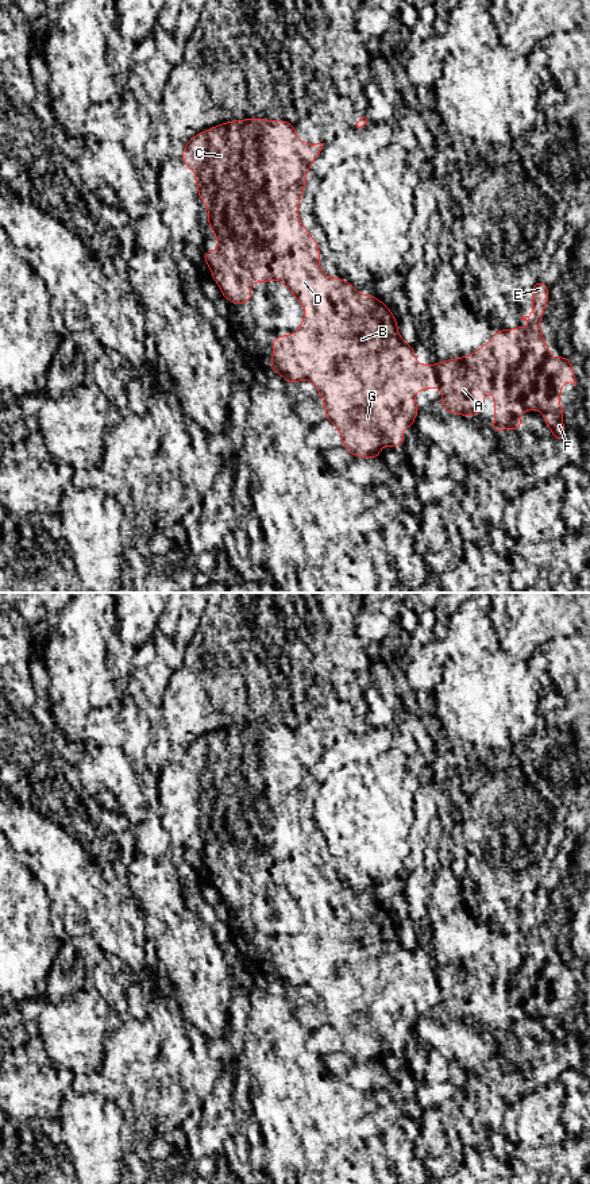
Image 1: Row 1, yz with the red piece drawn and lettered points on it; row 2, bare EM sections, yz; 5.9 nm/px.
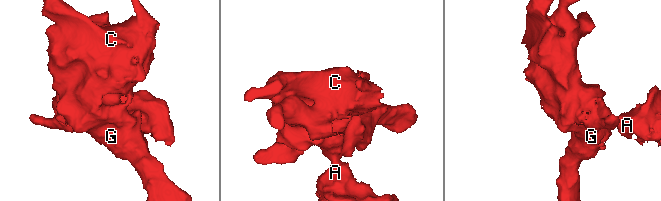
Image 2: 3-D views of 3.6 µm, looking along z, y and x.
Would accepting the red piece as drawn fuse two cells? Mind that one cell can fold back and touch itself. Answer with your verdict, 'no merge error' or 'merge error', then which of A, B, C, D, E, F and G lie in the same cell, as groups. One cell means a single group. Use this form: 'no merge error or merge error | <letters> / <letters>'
merge error | A E F / B C D G

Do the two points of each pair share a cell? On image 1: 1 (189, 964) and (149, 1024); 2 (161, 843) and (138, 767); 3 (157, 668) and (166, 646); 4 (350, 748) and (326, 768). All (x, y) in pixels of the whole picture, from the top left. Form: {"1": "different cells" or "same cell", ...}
{"1": "different cells", "2": "same cell", "3": "different cells", "4": "same cell"}

